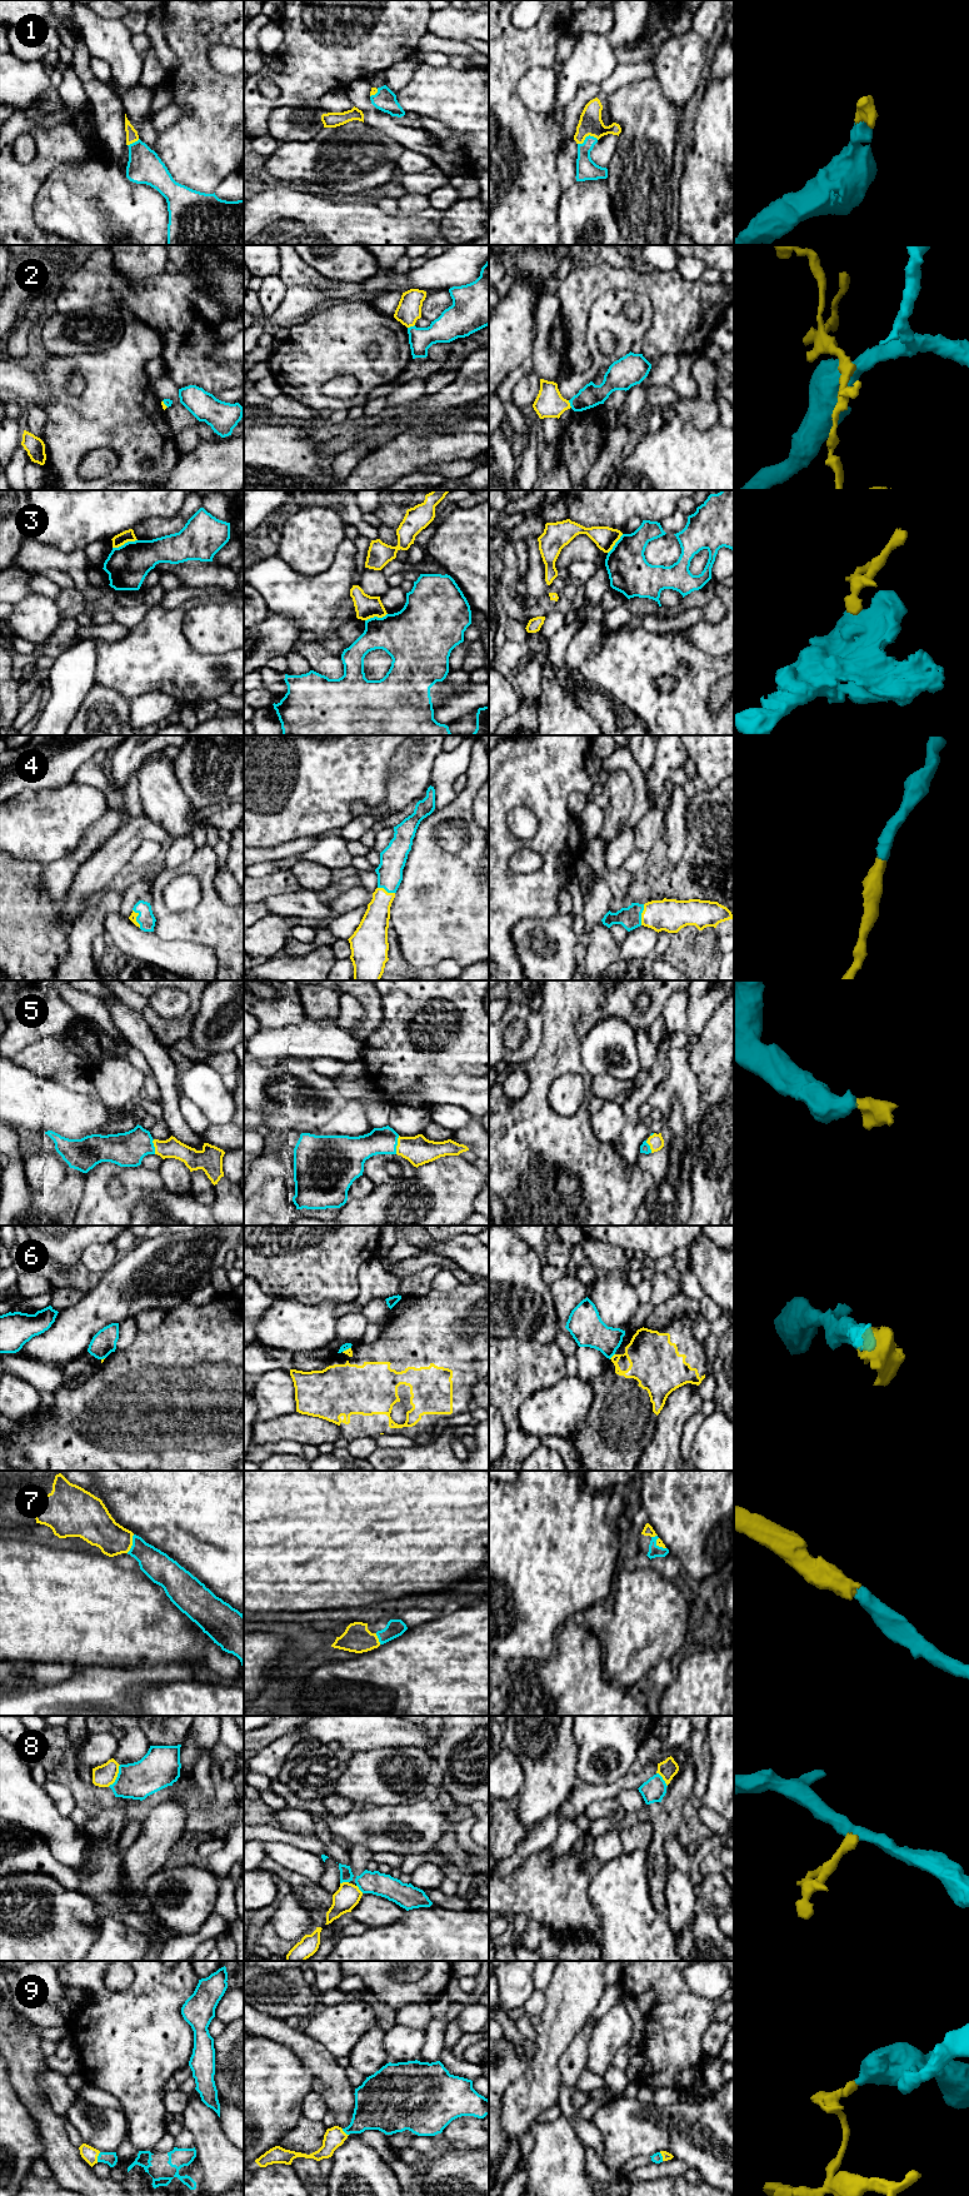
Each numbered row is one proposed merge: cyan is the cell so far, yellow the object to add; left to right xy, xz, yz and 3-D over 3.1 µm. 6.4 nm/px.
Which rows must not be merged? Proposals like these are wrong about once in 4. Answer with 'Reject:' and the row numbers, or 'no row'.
Reject: 2, 3, 6, 8

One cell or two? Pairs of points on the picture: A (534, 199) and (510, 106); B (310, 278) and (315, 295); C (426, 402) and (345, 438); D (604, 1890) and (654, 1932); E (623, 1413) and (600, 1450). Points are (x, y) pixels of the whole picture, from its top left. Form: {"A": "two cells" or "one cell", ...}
{"A": "one cell", "B": "two cells", "C": "one cell", "D": "one cell", "E": "one cell"}

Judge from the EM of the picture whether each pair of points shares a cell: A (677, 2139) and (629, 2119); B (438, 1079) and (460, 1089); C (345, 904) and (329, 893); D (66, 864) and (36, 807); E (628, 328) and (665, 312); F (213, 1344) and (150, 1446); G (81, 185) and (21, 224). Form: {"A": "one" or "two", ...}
{"A": "one", "B": "one", "C": "two", "D": "two", "E": "two", "F": "one", "G": "two"}

